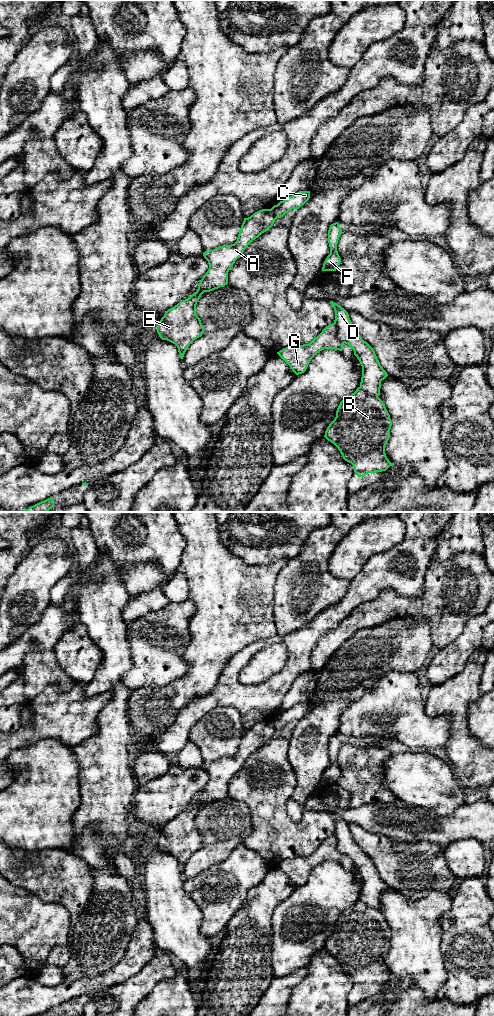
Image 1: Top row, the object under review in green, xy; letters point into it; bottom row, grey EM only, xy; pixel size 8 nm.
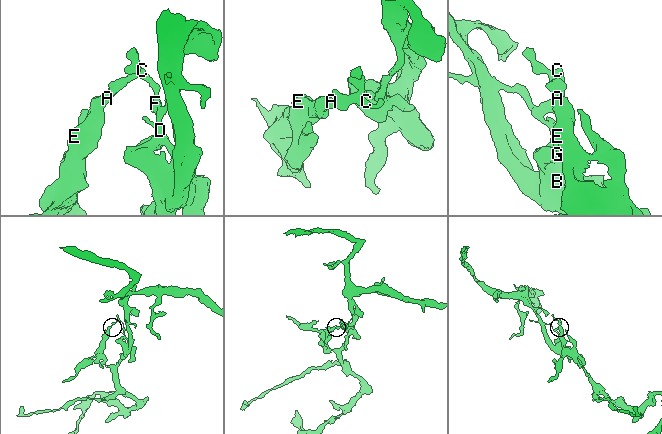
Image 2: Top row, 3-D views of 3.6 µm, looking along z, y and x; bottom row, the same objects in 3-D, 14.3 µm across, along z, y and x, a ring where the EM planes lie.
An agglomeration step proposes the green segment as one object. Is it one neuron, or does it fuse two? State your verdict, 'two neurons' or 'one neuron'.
two neurons

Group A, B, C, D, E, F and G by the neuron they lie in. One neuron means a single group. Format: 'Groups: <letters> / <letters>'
Groups: A B E G / C D F

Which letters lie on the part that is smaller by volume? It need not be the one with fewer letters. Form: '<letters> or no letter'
C, D, F

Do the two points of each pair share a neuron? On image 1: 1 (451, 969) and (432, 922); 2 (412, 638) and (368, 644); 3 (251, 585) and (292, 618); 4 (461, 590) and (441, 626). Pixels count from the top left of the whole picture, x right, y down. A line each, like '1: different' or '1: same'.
1: different
2: same
3: different
4: same

